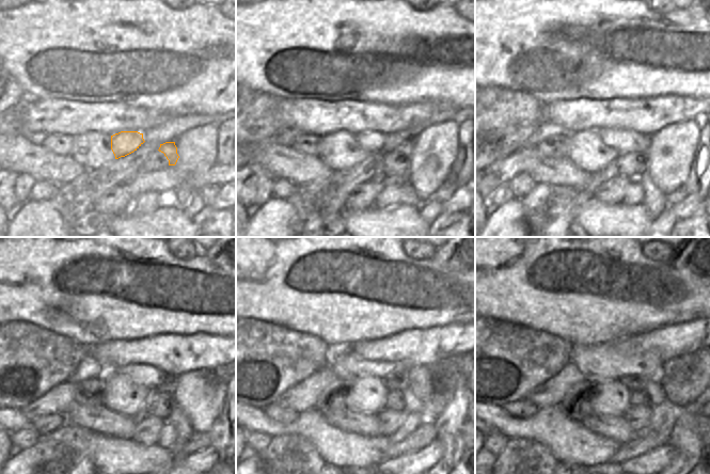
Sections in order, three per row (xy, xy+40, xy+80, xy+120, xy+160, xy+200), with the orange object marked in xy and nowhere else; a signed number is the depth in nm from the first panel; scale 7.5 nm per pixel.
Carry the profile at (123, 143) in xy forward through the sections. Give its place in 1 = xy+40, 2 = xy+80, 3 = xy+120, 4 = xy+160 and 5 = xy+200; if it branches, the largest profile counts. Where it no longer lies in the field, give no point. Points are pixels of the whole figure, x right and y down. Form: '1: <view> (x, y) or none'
1: xy+40 (371, 141)
2: xy+80 (624, 141)
3: xy+120 (144, 375)
4: xy+160 (348, 365)
5: xy+200 (599, 362)

